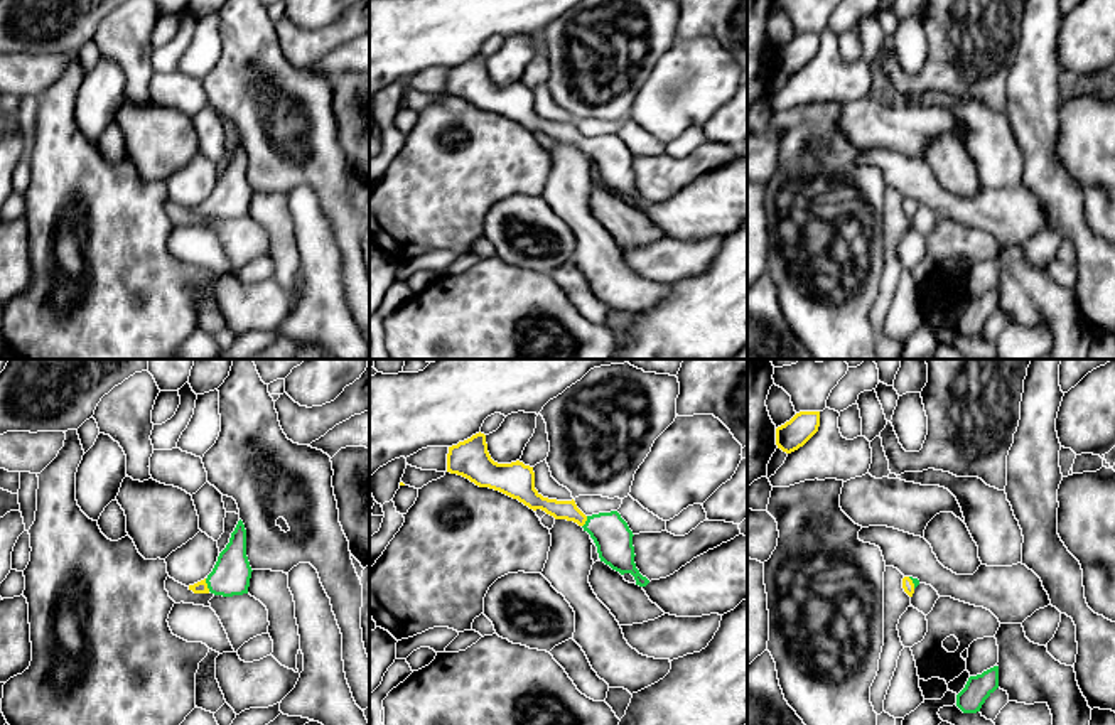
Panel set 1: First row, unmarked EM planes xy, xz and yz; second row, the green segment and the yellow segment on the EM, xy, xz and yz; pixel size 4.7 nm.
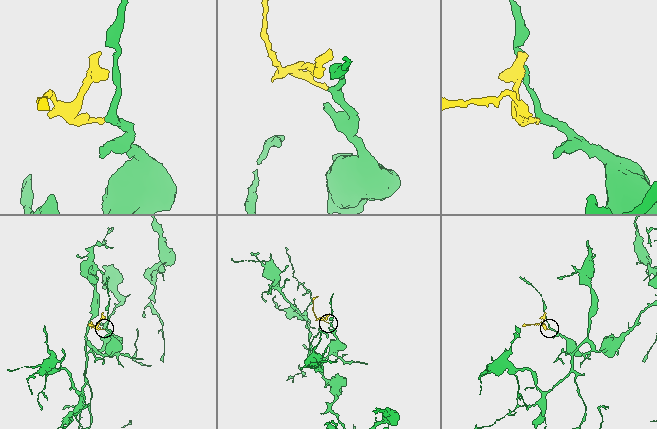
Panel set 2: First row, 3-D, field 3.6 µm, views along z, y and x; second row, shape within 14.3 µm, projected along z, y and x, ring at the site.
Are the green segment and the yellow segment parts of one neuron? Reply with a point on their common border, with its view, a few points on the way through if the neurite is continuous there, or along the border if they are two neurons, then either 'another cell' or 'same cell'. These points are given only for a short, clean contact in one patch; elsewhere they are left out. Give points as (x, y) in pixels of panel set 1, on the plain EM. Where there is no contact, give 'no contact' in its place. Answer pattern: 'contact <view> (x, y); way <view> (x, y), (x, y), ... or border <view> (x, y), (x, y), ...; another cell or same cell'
contact xy (208, 208); way xy (231, 196), (208, 208), (201, 209); same cell

